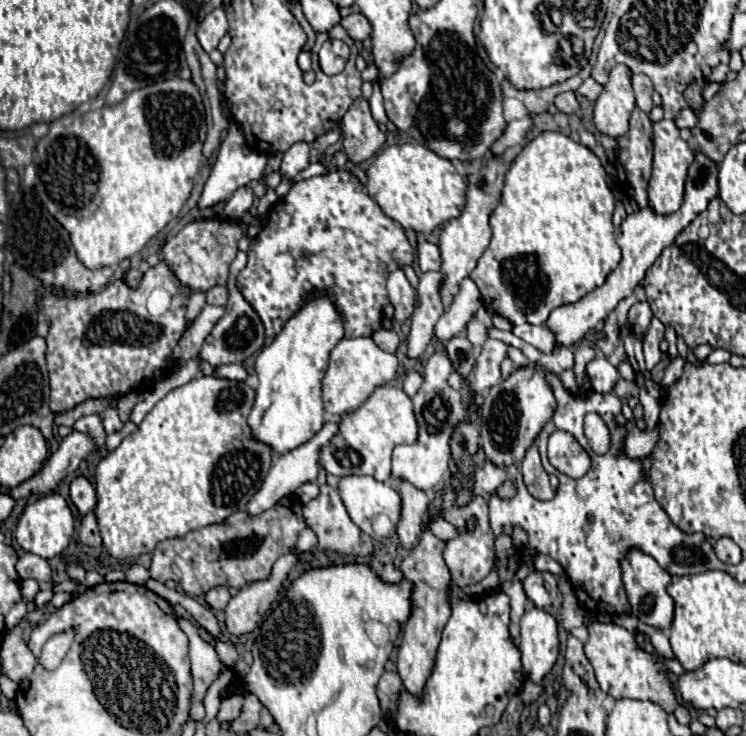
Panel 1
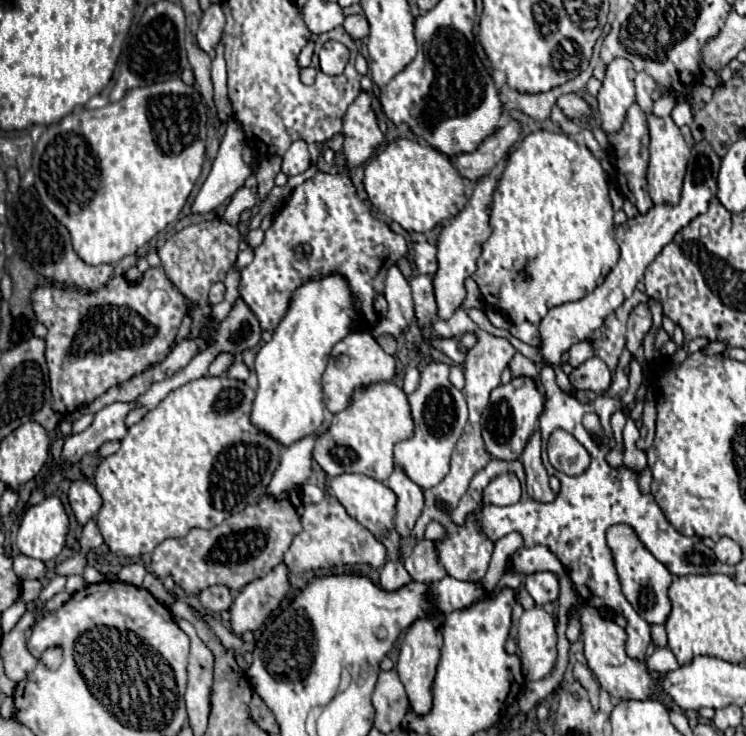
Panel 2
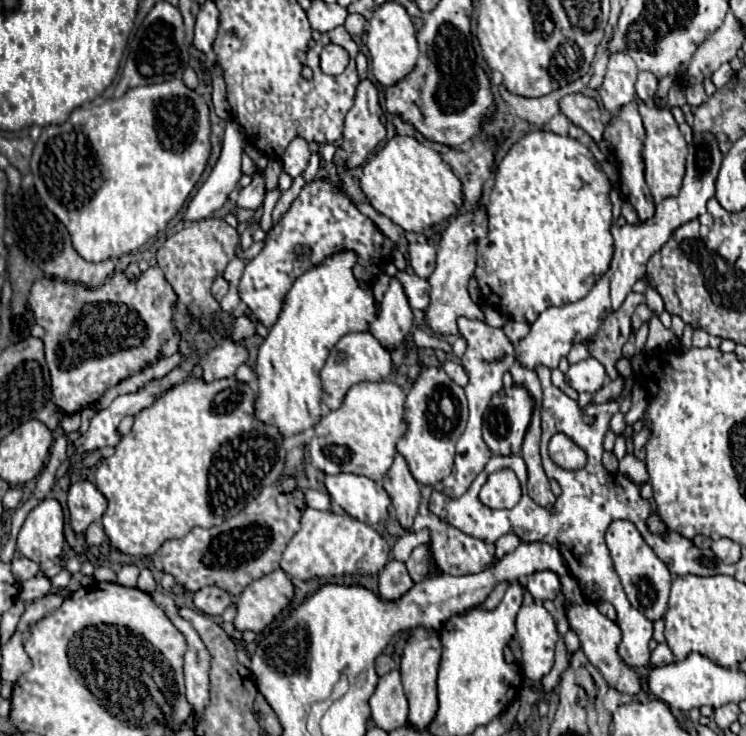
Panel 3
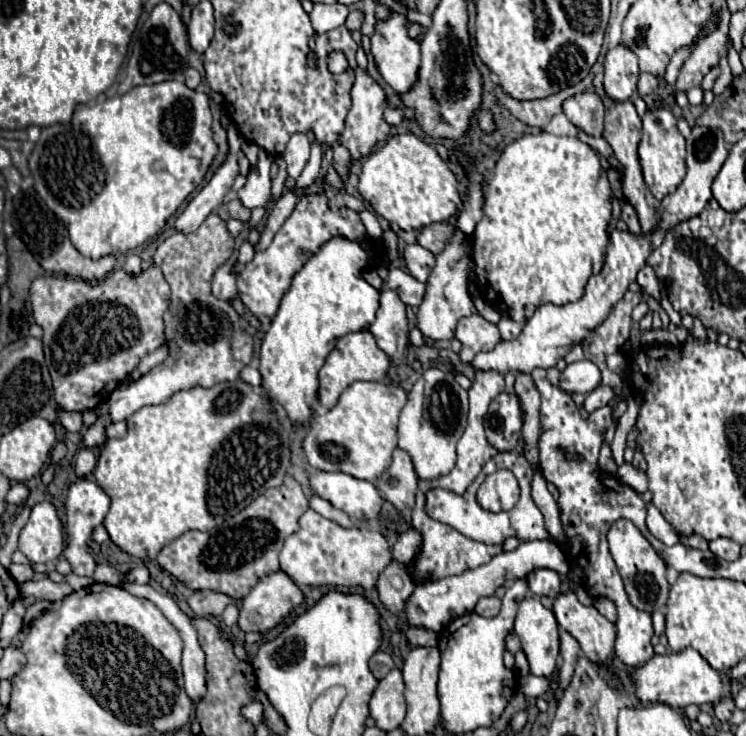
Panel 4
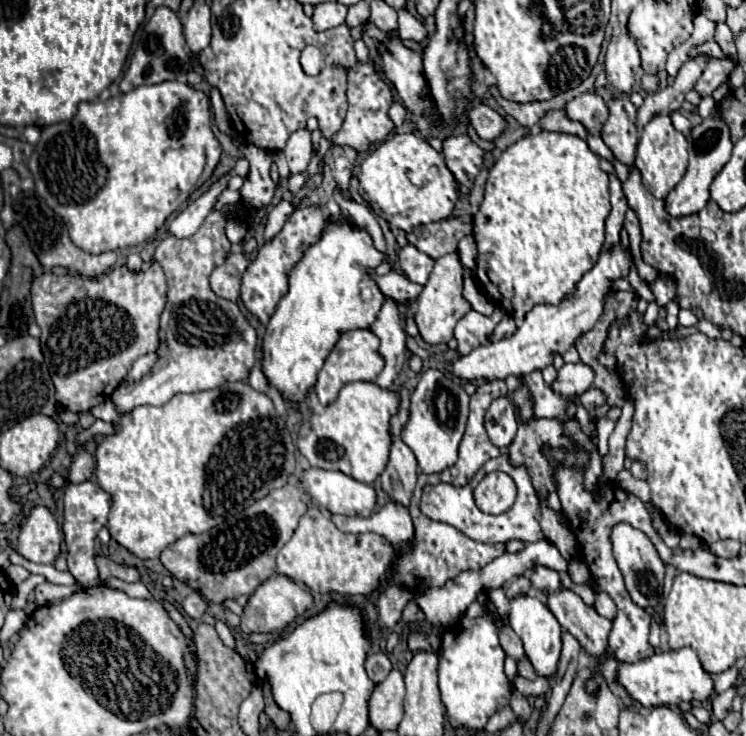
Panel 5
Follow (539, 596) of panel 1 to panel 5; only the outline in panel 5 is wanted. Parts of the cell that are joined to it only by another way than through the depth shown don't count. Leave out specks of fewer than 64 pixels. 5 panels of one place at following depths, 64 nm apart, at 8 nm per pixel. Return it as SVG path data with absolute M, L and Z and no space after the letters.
M536 566L530 580L532 580L532 586L538 588L540 592L544 592L544 594L552 594L552 592L556 592L560 588L558 572L550 570L546 566Z

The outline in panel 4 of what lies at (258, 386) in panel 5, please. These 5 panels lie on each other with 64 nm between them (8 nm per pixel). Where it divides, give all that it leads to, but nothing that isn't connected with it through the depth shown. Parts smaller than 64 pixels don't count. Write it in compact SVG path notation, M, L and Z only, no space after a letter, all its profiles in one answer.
M246 366L246 368L242 370L240 378L242 378L244 382L248 382L250 386L262 386L262 376L260 376L260 372L258 372L256 368L252 368L252 366Z

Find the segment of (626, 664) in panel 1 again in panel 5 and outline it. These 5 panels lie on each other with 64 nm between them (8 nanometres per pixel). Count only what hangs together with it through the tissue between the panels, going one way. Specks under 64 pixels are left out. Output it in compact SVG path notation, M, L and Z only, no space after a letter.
M558 590L556 594L550 594L548 596L548 608L556 616L556 620L560 622L560 626L564 630L568 630L572 636L578 638L578 642L582 644L582 648L586 652L590 652L596 658L604 656L604 652L608 648L608 632L612 628L610 620L602 618L592 606L586 606L582 602L582 598L578 594L574 594L574 592L570 592L570 590Z

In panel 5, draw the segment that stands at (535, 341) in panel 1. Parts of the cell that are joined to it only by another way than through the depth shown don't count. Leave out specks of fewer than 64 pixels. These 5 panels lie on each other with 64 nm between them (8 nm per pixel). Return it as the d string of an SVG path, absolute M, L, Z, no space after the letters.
M508 316L508 318L504 318L504 320L494 328L490 340L496 342L496 340L500 340L500 338L506 338L506 336L510 336L514 330L516 330L516 324L514 324L514 320Z

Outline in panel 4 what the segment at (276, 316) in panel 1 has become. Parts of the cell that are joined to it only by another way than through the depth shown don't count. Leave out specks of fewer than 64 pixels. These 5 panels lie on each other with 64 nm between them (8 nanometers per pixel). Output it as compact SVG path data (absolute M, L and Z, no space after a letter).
M304 194L298 200L298 204L296 204L294 212L290 214L290 218L282 224L282 228L274 236L272 244L266 250L256 252L254 260L248 262L244 266L244 270L240 272L240 276L238 276L240 300L260 320L264 330L270 326L270 320L274 318L284 292L290 288L292 276L332 236L346 236L350 240L360 240L366 246L370 246L374 250L374 254L378 254L378 258L382 258L384 246L378 244L378 242L368 240L368 236L364 232L364 226L362 226L360 218L358 218L358 214L354 210L340 208L338 212L332 212L324 194L314 194L314 196Z

